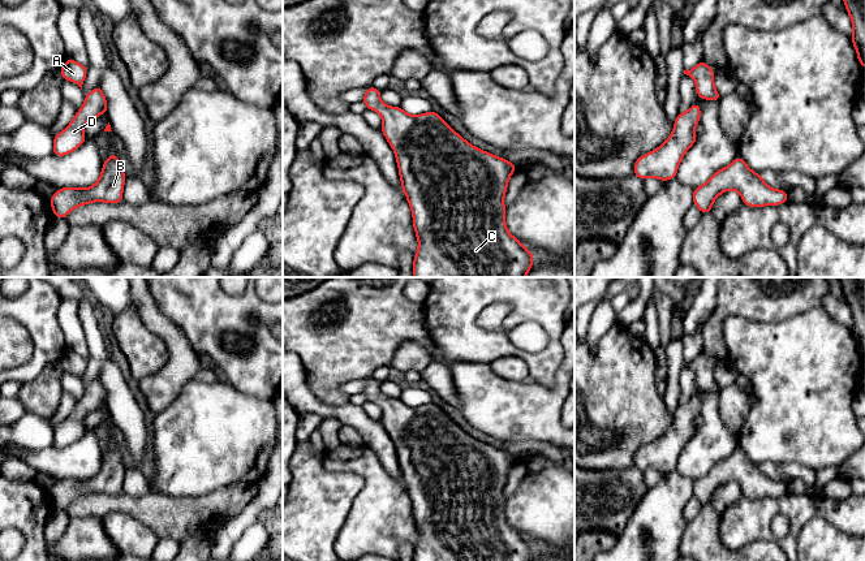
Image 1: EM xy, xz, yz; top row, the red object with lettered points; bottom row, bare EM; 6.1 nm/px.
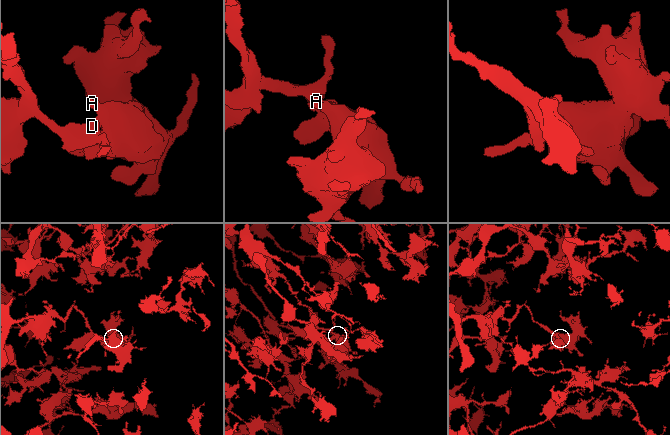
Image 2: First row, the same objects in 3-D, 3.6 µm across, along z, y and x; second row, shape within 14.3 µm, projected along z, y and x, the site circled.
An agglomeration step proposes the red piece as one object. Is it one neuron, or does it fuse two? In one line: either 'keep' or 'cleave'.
keep

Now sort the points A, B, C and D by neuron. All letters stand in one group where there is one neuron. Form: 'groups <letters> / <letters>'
groups A B C D

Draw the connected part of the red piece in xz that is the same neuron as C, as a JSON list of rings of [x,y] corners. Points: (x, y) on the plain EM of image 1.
[[[370,377],[362,392],[382,407],[380,422],[396,446],[418,531],[413,561],[530,561],[534,547],[505,517],[504,487],[518,457],[470,436],[436,404],[408,406],[382,394],[380,384]]]

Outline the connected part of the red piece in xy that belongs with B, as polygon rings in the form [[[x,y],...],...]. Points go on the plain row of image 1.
[[[115,444],[106,453],[99,471],[90,479],[60,479],[51,489],[52,504],[57,510],[65,510],[66,506],[77,499],[94,495],[120,495],[124,493],[122,483],[126,466]]]

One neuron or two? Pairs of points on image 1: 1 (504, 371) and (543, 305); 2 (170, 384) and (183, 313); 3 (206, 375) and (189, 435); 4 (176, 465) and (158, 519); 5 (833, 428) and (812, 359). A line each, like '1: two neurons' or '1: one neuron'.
1: two neurons
2: two neurons
3: two neurons
4: two neurons
5: one neuron

